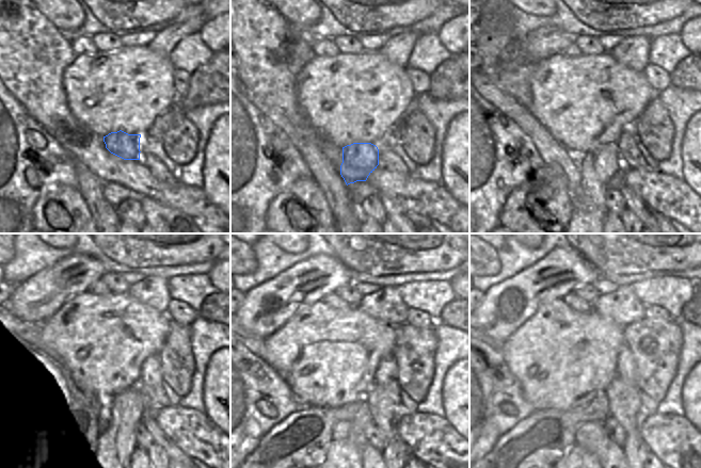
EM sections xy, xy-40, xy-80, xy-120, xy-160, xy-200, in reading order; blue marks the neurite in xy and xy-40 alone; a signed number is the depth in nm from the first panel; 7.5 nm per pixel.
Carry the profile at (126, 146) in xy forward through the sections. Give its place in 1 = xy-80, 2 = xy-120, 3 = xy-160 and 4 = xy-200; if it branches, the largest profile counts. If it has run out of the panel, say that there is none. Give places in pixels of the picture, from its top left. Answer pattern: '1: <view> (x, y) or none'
1: xy-80 (601, 168)
2: xy-120 (112, 449)
3: xy-160 (349, 450)
4: xy-200 (575, 450)

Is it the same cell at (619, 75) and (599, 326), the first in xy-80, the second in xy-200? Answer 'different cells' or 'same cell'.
same cell

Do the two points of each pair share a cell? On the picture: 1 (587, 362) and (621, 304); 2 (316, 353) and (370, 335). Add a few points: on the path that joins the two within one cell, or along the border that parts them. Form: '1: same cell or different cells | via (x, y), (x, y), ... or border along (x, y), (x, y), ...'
1: different cells | border along (591, 309), (621, 326)
2: same cell | via (330, 353), (335, 353), (348, 343), (356, 342)

